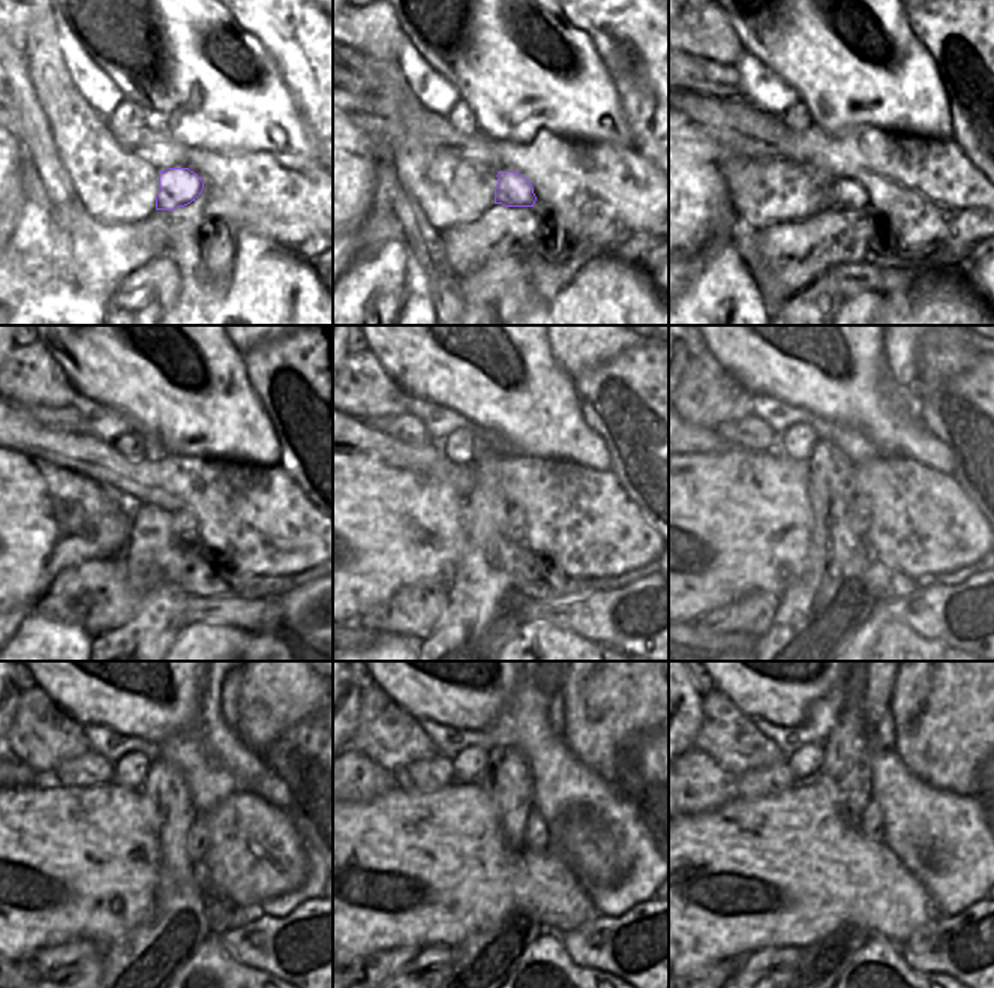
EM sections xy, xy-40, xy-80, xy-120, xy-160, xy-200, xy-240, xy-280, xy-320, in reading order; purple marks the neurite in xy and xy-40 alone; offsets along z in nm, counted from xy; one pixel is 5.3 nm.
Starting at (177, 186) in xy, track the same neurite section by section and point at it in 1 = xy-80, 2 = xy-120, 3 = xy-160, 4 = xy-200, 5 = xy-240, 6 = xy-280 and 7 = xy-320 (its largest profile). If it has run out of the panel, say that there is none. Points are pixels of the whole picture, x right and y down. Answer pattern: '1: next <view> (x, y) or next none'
1: next xy-80 (846, 192)
2: next xy-120 (185, 525)
3: next xy-160 (517, 520)
4: next xy-200 (861, 511)
5: next xy-240 (198, 837)
6: next xy-280 (535, 831)
7: next xy-320 (871, 820)

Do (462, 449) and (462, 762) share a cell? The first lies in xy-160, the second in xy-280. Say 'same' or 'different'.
same

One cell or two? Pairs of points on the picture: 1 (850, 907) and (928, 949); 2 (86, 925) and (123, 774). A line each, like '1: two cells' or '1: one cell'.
1: two cells
2: two cells

